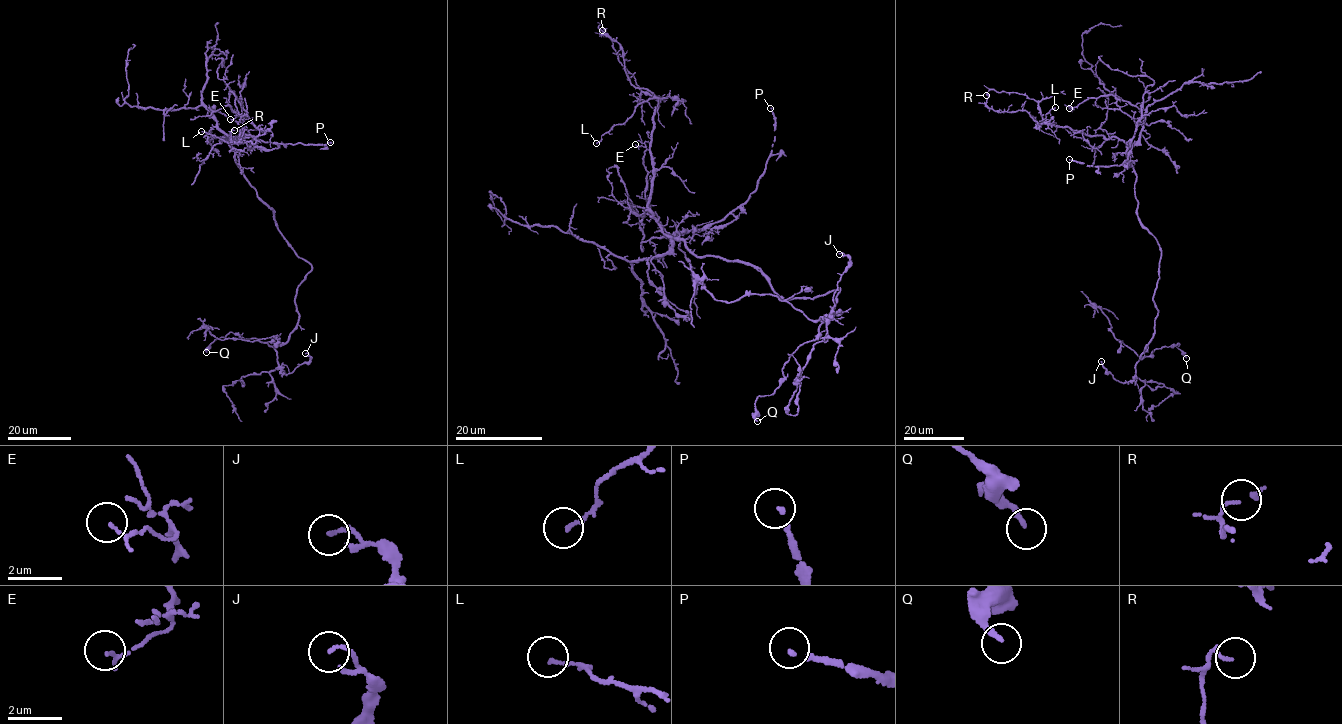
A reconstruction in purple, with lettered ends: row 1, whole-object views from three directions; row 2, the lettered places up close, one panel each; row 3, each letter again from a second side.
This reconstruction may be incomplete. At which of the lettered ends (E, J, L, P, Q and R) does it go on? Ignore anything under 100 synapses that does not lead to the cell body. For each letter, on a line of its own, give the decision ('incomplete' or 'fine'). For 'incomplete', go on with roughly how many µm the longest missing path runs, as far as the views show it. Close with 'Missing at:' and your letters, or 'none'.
E: fine
J: fine
L: fine
P: incomplete; about 45 µm are missing
Q: fine
R: fine
Missing at: P

